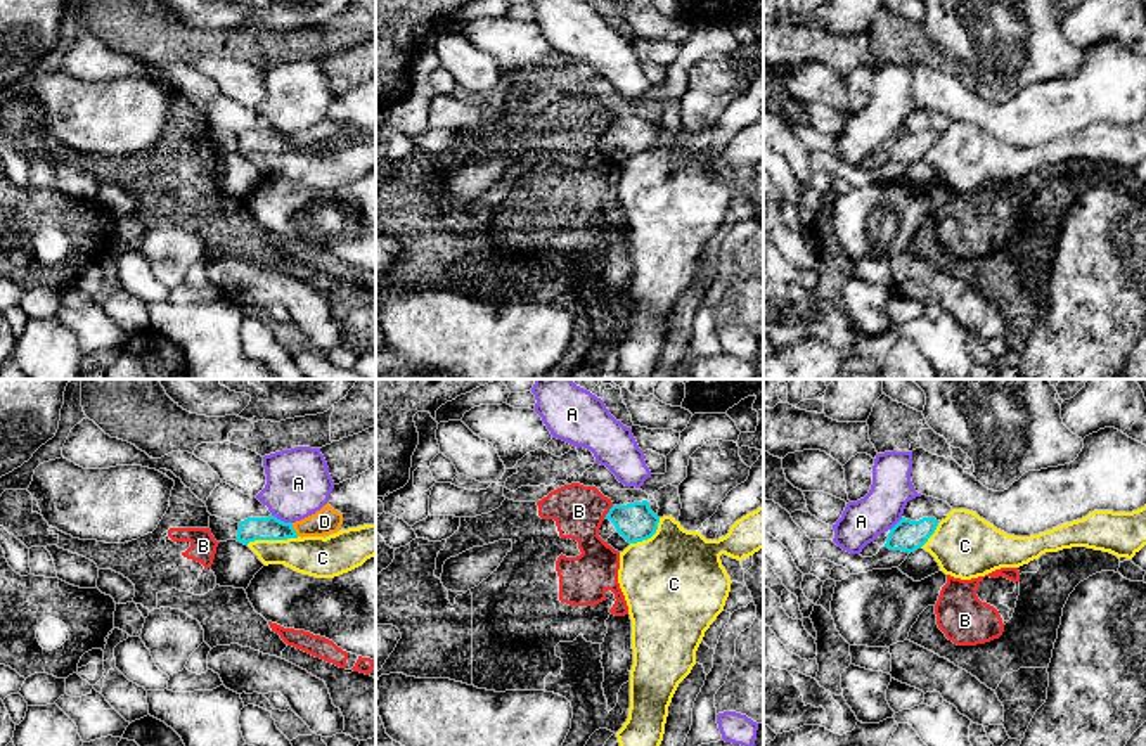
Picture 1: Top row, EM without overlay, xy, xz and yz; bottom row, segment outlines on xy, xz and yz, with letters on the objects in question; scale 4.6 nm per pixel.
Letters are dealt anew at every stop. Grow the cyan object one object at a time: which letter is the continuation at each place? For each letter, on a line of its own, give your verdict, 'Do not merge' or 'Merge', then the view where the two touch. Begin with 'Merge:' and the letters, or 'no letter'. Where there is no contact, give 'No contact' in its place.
Merge: no letter
A: Do not merge. Touches cyan in xy
B: Do not merge. Touches cyan in xz
C: Do not merge. Touches cyan in xy
D: Do not merge. Touches cyan in xy

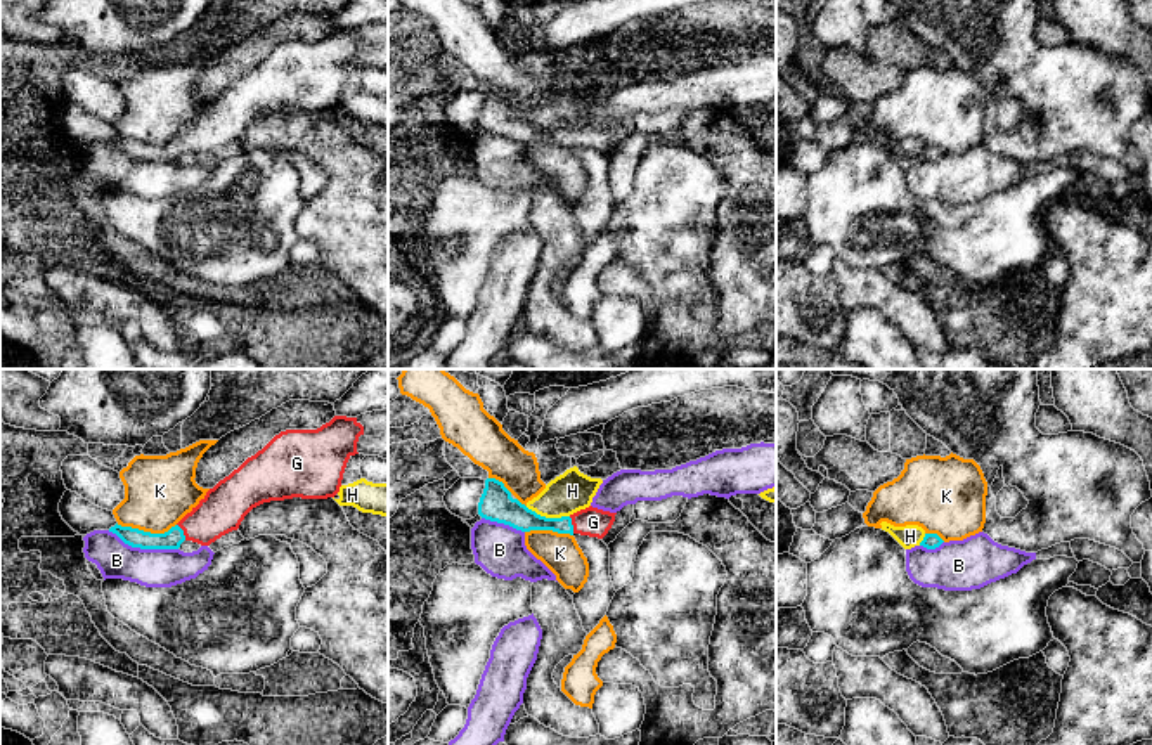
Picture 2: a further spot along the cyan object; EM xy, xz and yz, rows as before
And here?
Merge: G
B: Do not merge. Touches cyan in xy
G: Merge. Touches cyan in xz
H: Do not merge. Touches cyan in xz
K: Do not merge. Touches cyan in xy

